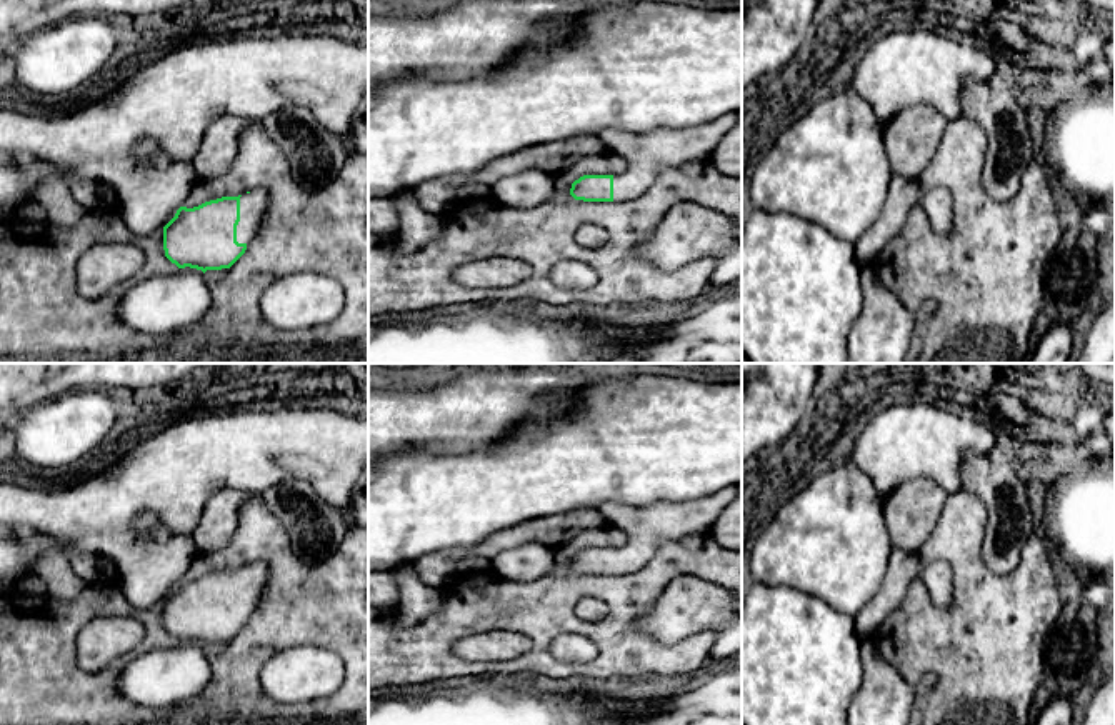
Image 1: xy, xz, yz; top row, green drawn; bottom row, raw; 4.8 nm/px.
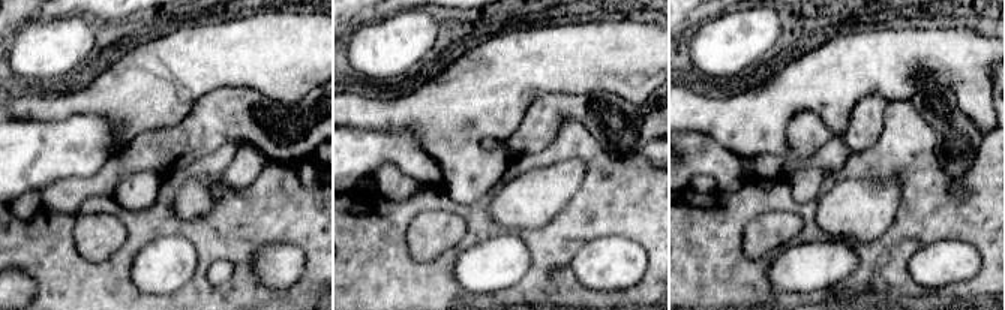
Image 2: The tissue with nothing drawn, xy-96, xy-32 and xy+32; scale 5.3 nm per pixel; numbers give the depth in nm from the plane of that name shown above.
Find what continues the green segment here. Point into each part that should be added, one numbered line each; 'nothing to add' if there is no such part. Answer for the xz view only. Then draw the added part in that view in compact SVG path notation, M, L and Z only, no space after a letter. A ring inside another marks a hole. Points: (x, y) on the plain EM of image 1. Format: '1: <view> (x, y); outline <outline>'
1: xz (645, 527); outline M735 485L685 503L658 502L647 507L602 503L598 512L607 525L627 535L625 545L613 548L613 575L643 568L662 542L712 533L722 512L740 493L742 485Z

